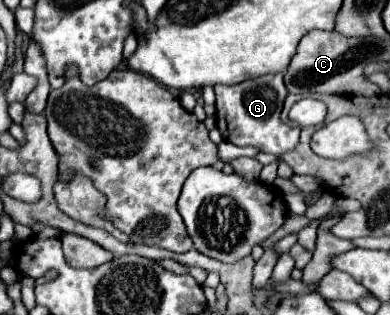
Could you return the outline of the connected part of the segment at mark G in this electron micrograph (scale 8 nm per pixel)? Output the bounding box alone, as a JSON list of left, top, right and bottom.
[216,74,300,156]

